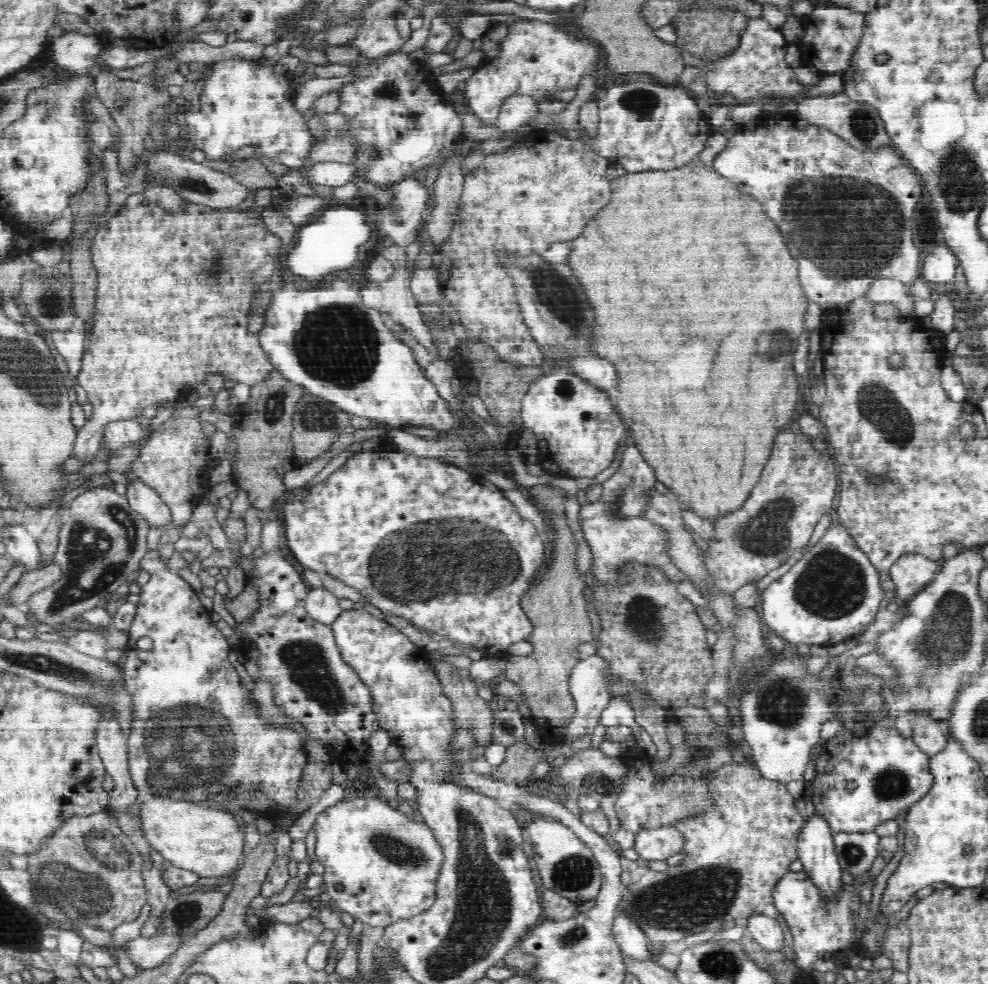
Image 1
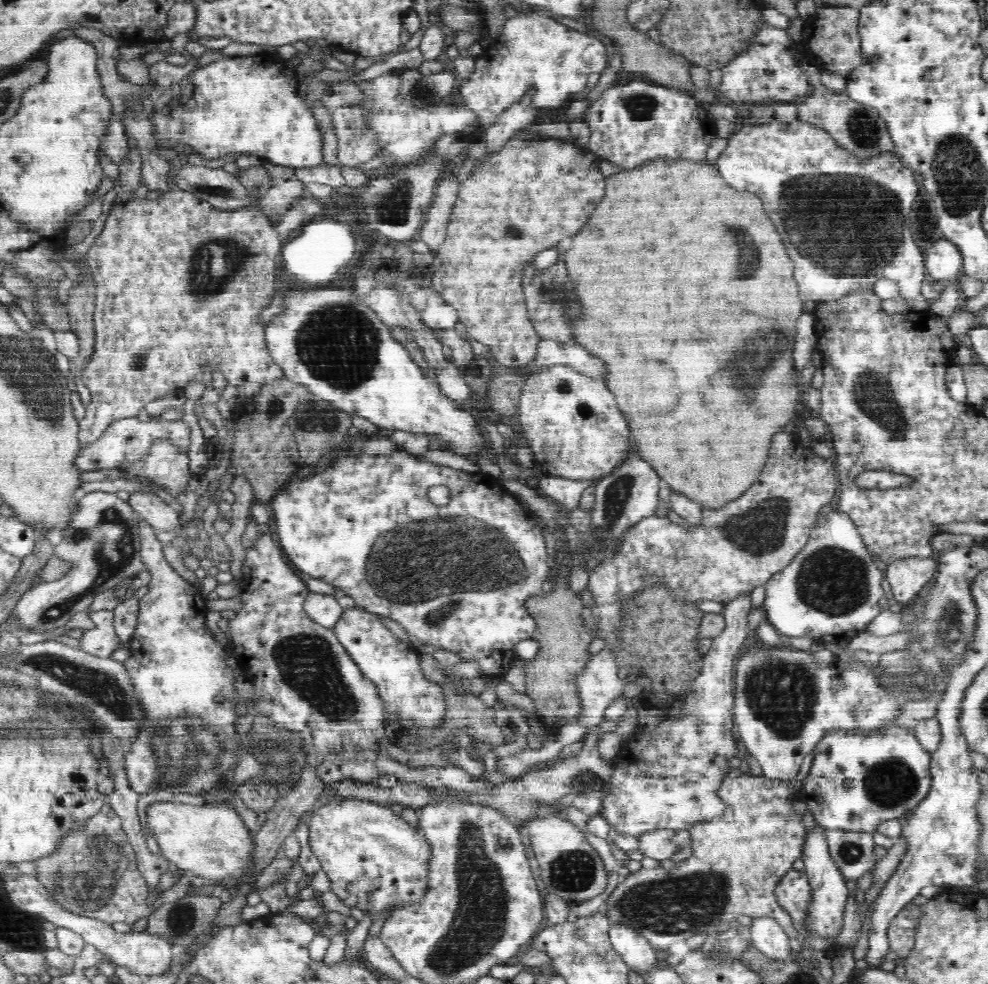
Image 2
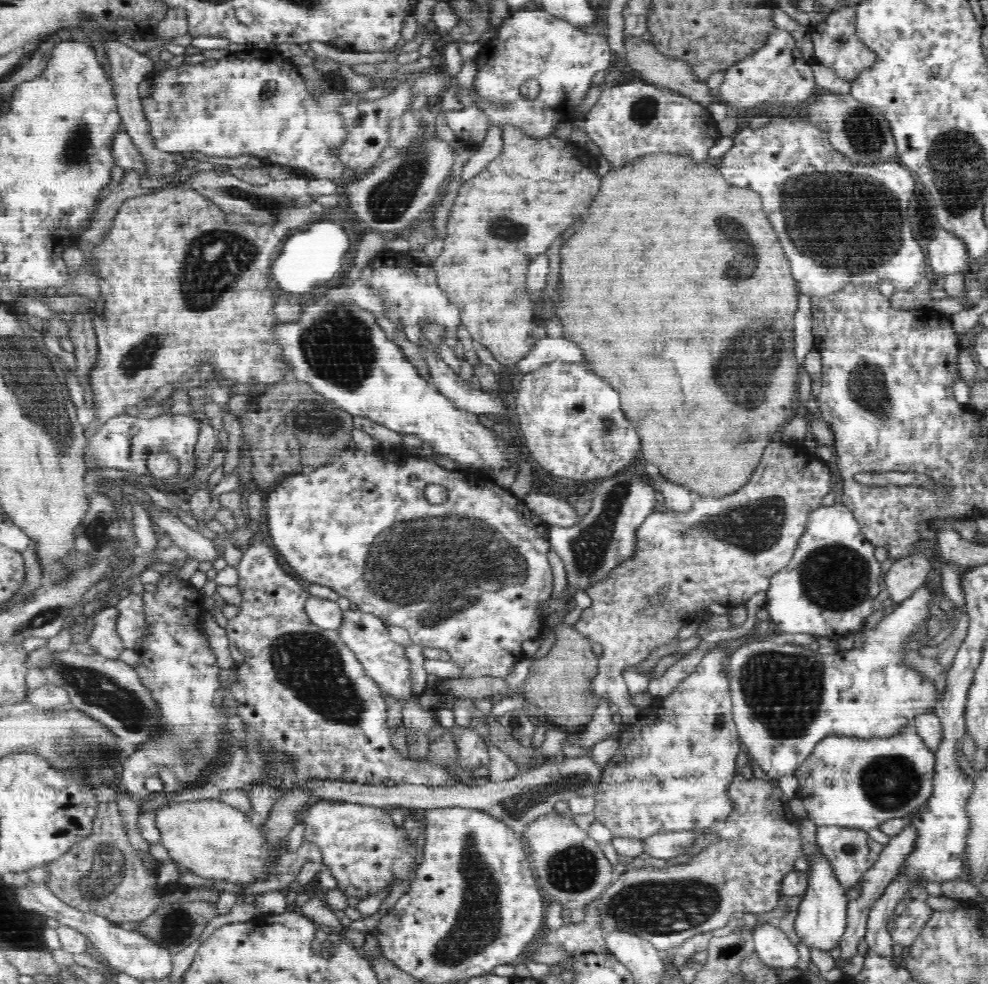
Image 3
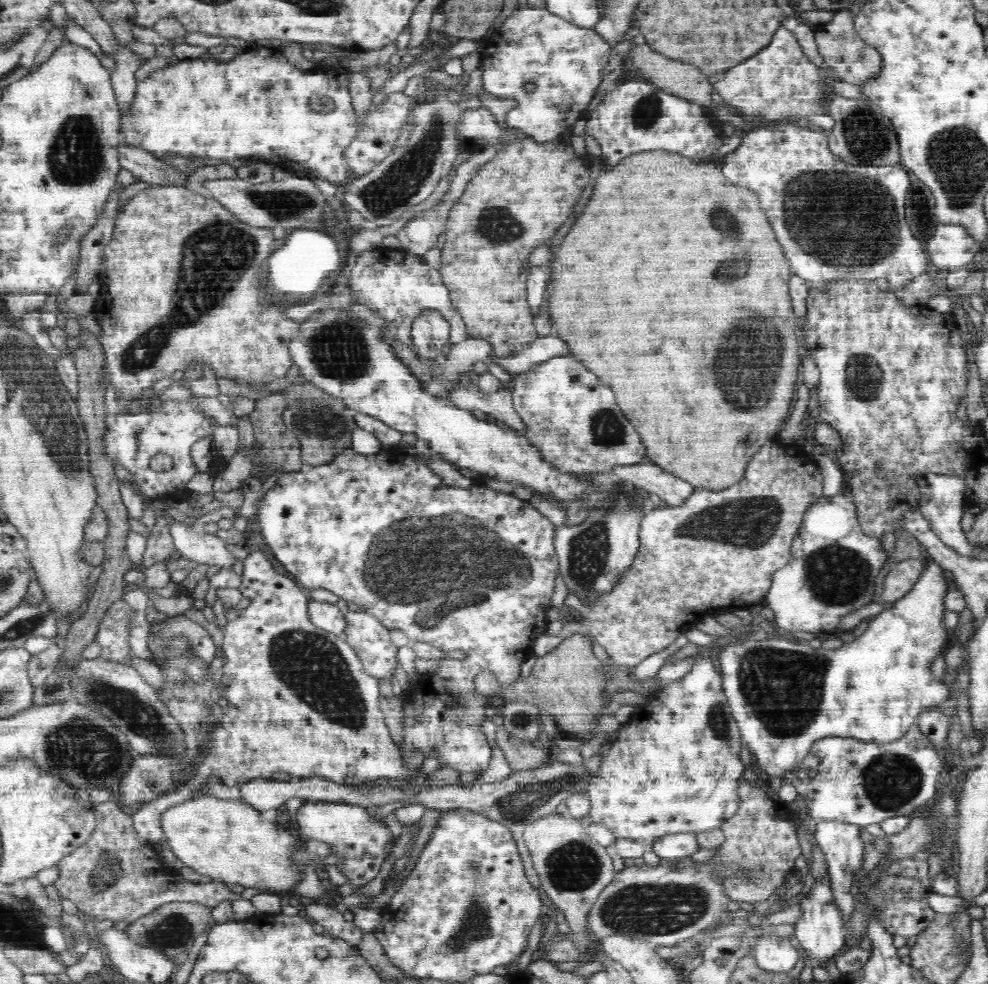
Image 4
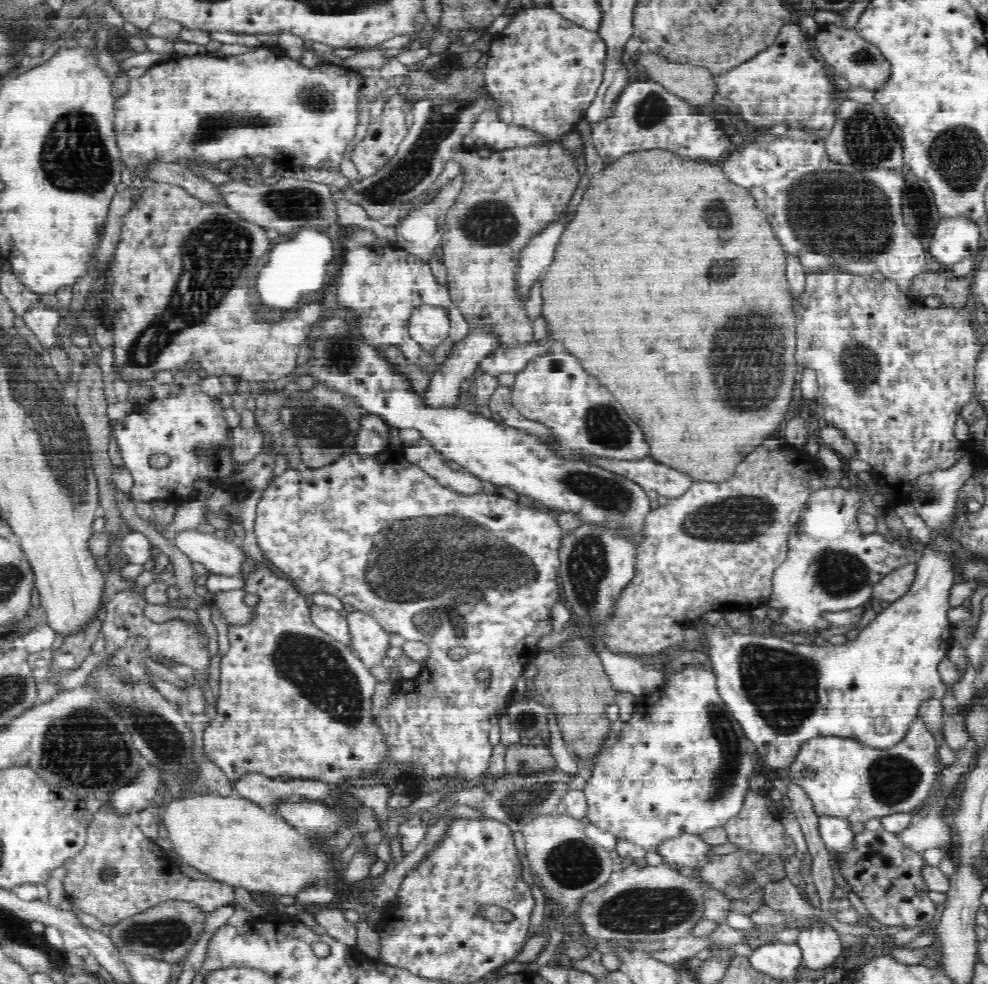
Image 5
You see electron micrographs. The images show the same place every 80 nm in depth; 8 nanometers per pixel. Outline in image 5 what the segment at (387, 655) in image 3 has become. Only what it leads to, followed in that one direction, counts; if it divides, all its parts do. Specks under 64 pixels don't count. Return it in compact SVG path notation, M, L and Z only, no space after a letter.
M353 611L345 613L351 634L351 648L369 670L382 664L390 648L390 635L372 615Z

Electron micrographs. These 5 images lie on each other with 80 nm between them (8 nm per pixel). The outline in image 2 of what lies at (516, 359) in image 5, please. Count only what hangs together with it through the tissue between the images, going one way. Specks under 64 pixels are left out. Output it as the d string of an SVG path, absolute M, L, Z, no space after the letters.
M552 339L541 340L537 346L538 353L532 360L528 369L537 371L553 365L567 365L574 371L589 375L590 378L602 378L606 376L606 366L598 362L592 354L588 354L578 344L566 344Z

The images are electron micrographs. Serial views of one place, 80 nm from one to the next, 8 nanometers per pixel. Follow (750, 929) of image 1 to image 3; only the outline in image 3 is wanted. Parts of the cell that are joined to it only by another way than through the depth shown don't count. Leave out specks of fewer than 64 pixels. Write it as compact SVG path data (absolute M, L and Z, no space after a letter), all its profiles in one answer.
M758 921L751 932L756 946L755 953L764 964L776 968L790 968L798 965L797 946L792 944L778 926Z

